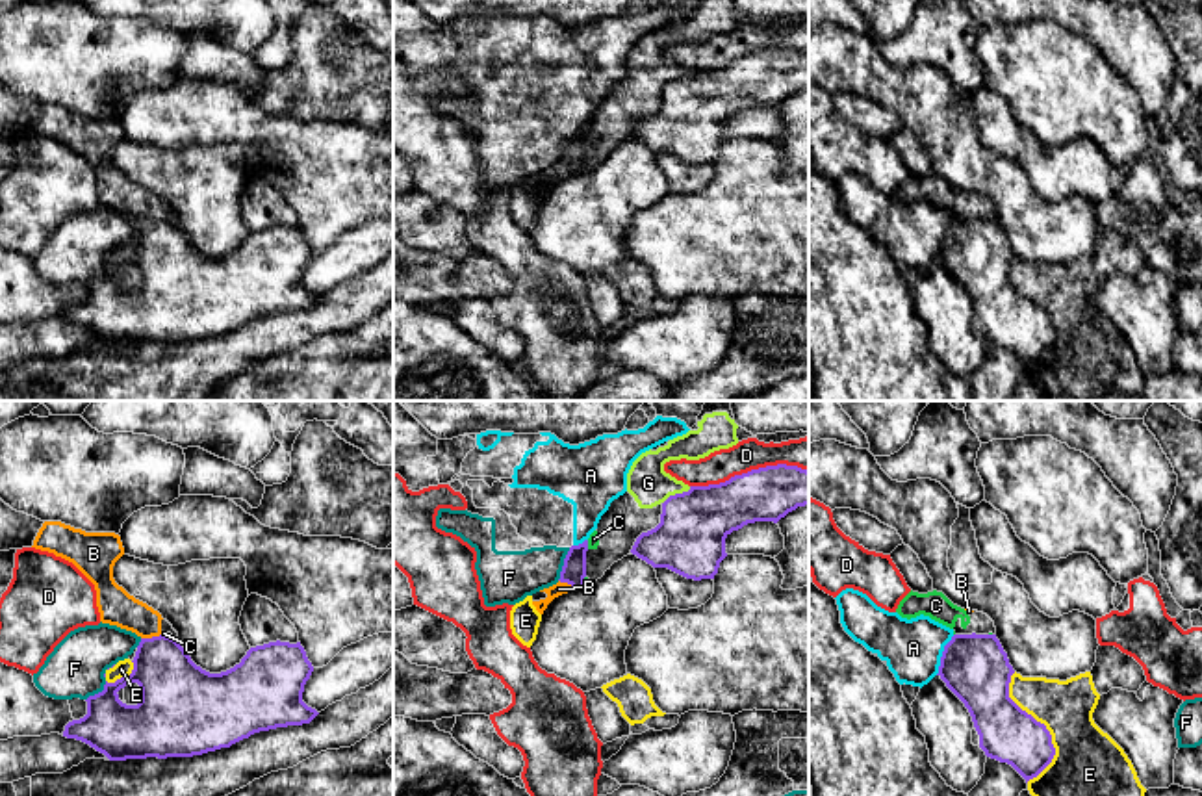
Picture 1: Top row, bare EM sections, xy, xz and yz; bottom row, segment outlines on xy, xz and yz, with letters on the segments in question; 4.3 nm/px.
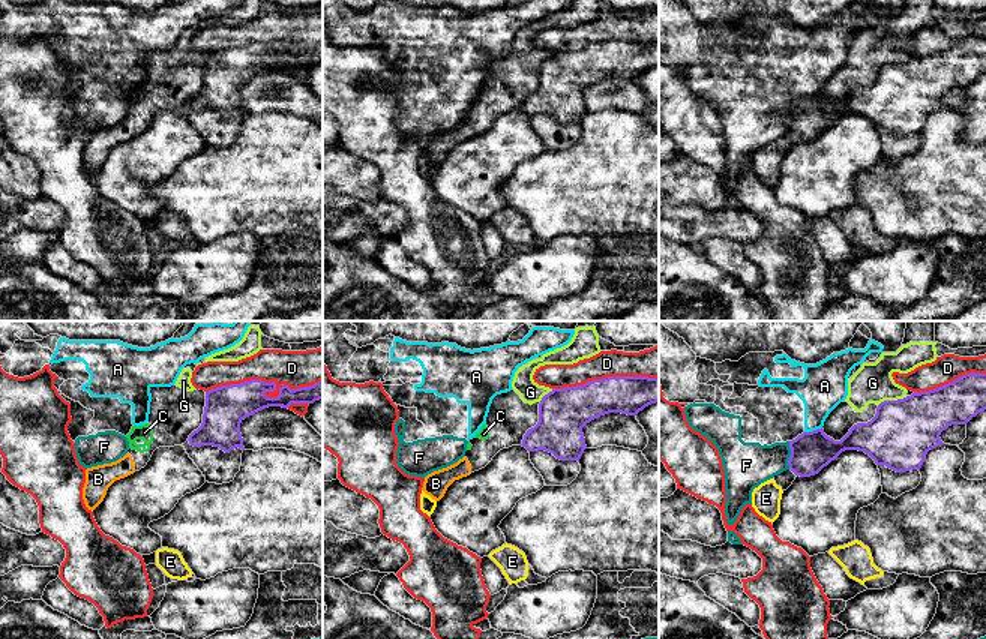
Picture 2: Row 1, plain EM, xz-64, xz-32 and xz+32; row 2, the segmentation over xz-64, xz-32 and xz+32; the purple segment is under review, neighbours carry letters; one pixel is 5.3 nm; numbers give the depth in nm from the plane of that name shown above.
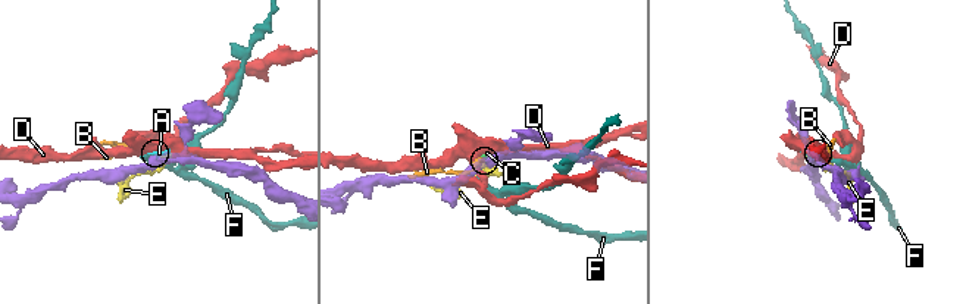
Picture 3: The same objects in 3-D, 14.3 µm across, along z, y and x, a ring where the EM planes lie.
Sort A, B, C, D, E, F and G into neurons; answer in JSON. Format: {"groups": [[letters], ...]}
{"groups": [["A", "F"], ["B", "C", "G"], ["D"], ["E"]]}

